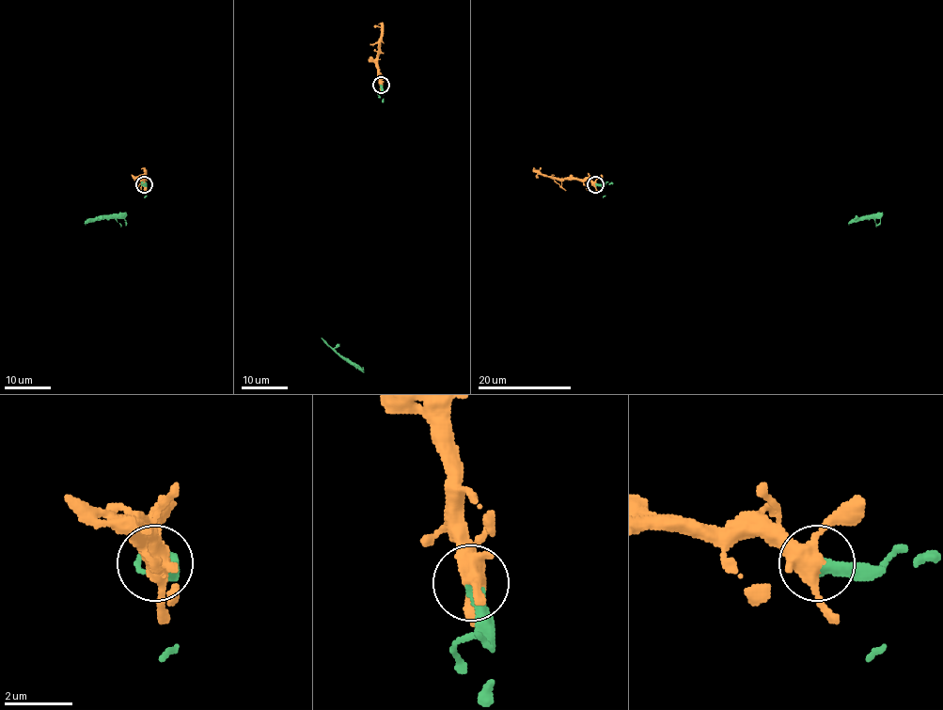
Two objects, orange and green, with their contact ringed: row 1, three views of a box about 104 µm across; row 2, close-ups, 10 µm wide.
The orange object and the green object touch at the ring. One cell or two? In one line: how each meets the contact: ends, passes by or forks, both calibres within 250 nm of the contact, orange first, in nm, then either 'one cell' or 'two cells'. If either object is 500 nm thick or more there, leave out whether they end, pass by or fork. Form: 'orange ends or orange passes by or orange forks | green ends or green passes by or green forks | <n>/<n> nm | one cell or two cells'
orange forks | green ends | 400/380 nm | one cell

